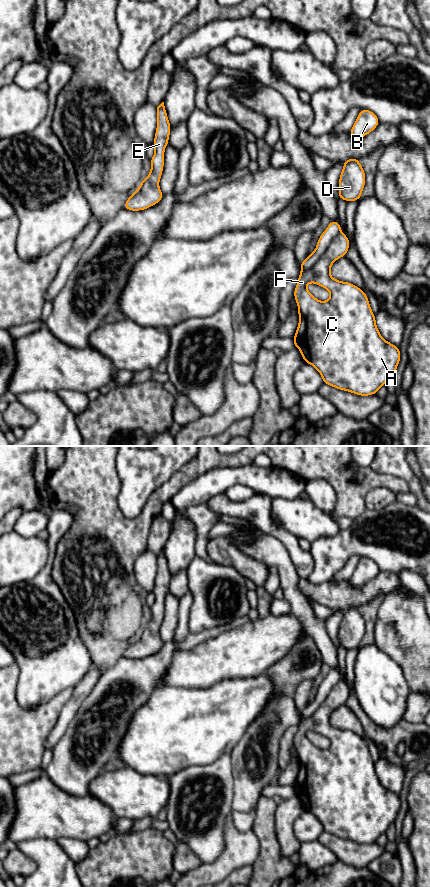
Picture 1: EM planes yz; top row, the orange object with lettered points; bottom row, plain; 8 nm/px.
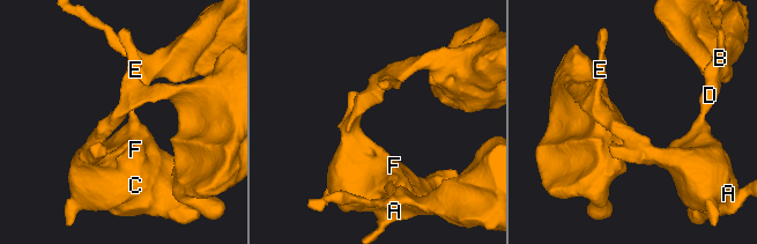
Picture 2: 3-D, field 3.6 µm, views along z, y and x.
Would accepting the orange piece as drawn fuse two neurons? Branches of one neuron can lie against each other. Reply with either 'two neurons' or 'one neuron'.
one neuron

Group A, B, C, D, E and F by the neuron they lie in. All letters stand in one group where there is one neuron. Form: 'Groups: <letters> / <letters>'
Groups: A B C D E F

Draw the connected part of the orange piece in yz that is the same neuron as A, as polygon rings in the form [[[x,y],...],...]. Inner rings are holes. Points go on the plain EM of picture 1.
[[[330,669],[326,678],[320,683],[315,698],[300,711],[301,721],[294,738],[299,771],[293,786],[293,793],[299,797],[304,810],[312,813],[320,821],[325,832],[359,844],[370,844],[375,843],[395,822],[401,801],[399,795],[381,784],[365,739],[350,730],[331,725],[331,713],[339,706],[346,704],[349,695],[350,689],[341,679],[339,670]],[[308,731],[315,731],[327,737],[330,740],[330,746],[325,750],[316,747],[306,736]]]

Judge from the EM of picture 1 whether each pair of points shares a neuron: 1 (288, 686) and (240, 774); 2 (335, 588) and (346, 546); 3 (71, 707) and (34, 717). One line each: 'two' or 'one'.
1: one
2: two
3: two

